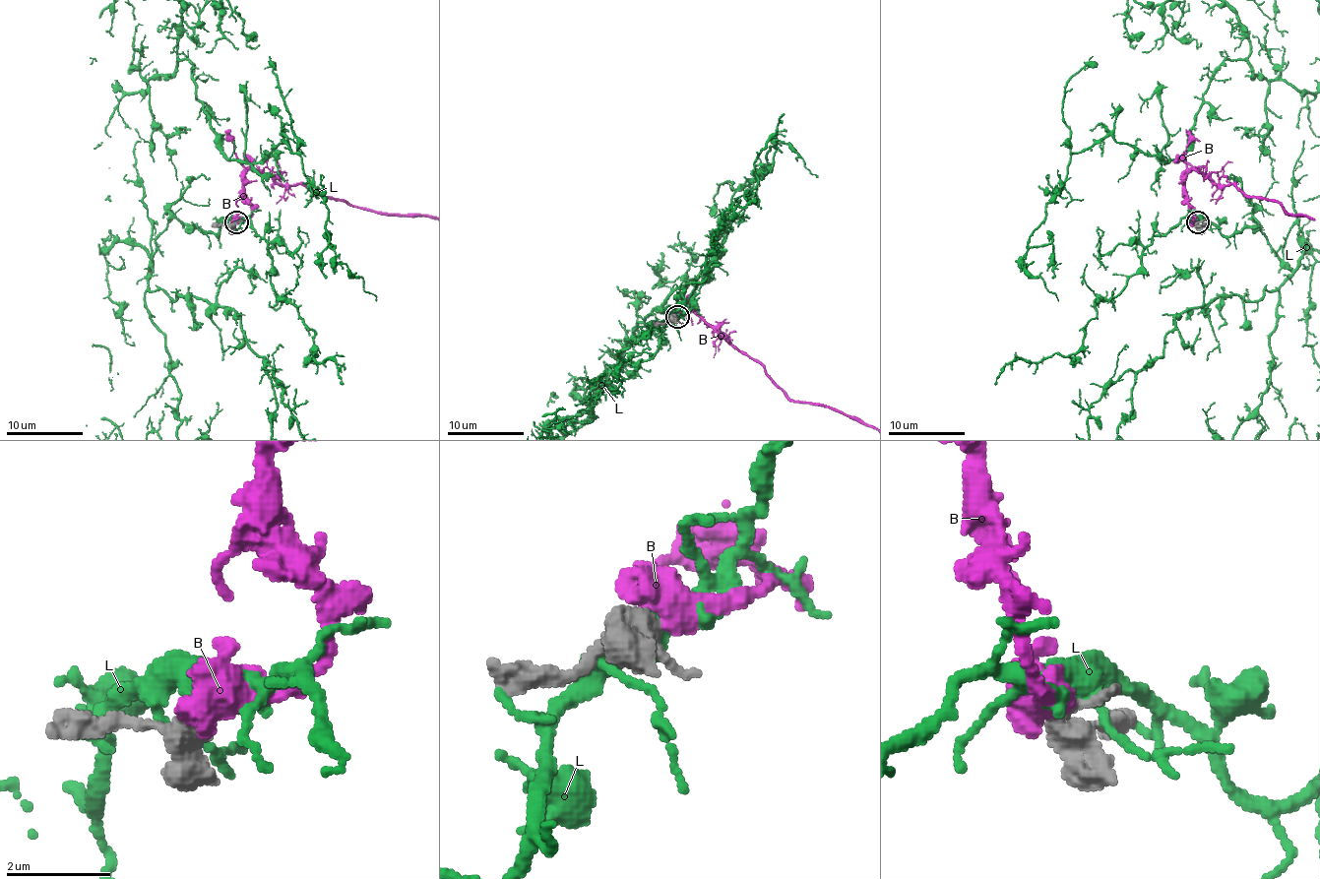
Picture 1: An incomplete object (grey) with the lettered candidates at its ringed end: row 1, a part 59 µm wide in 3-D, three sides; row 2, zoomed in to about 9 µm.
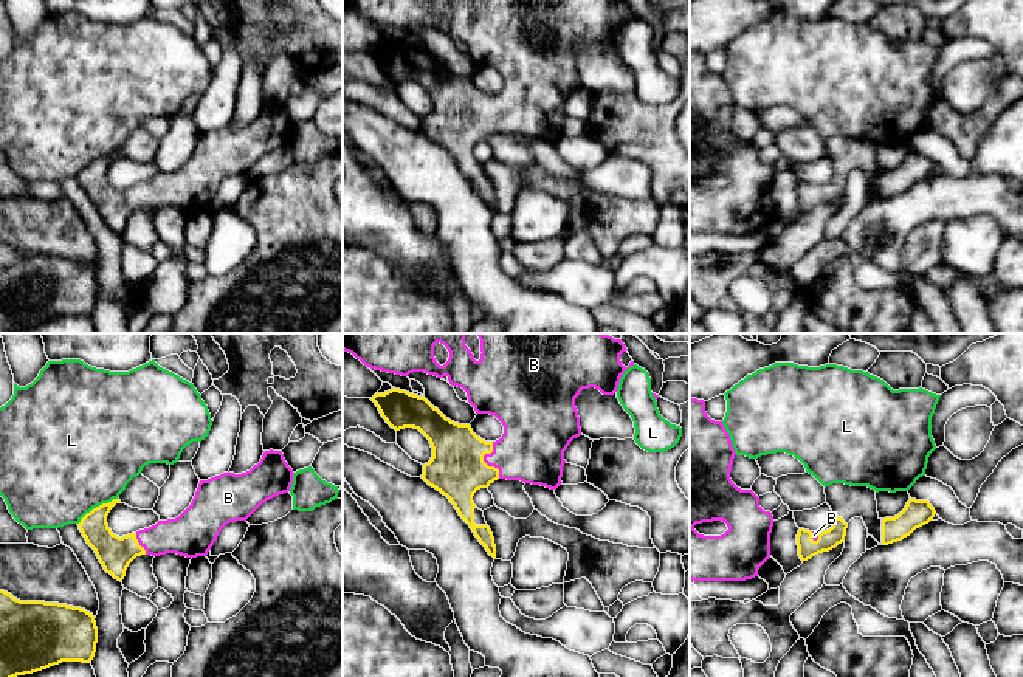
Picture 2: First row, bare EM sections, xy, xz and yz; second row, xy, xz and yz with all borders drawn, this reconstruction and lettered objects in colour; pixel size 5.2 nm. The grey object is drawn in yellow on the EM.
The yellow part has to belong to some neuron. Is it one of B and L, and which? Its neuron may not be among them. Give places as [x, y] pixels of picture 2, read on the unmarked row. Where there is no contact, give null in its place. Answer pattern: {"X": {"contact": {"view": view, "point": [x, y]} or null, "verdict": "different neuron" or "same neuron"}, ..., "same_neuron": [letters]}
{"B": {"contact": {"view": "xz", "point": [482, 113]}, "verdict": "same neuron"}, "L": {"contact": {"view": "xy", "point": [96, 160]}, "verdict": "different neuron"}, "same_neuron": ["B"]}

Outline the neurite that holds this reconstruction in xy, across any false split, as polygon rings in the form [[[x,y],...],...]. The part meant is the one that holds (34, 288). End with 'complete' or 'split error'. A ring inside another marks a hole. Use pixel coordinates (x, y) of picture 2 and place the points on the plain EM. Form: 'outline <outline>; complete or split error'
outline [[[0,243],[0,333],[62,314],[91,316],[96,296],[96,274],[85,262],[20,254]]]; complete

